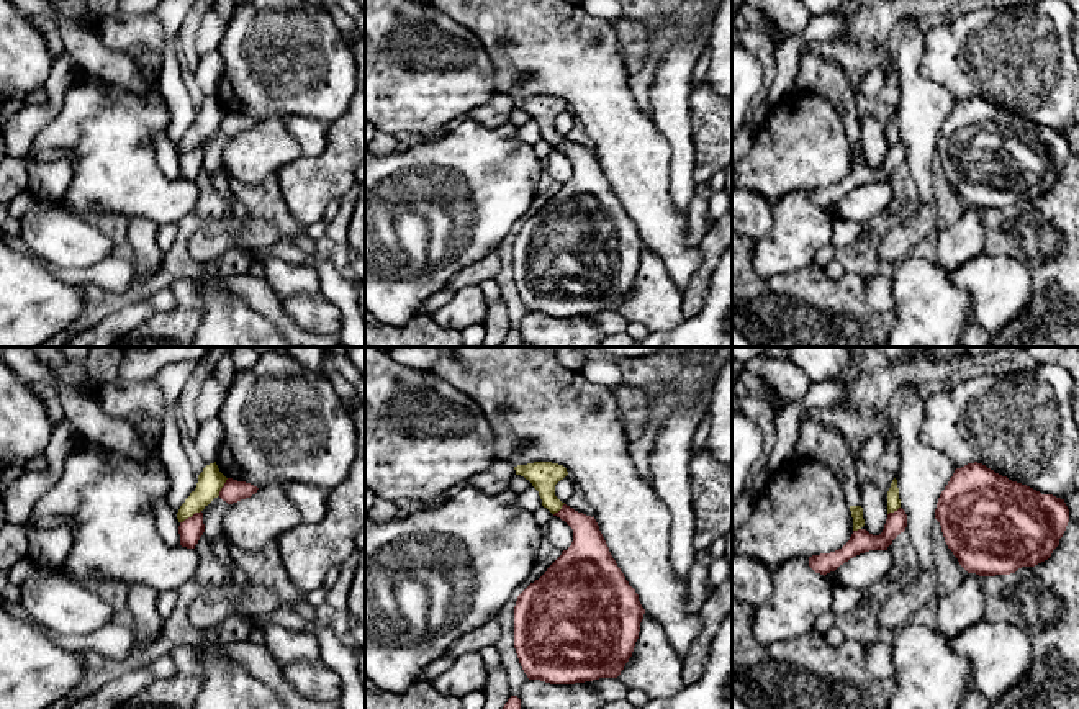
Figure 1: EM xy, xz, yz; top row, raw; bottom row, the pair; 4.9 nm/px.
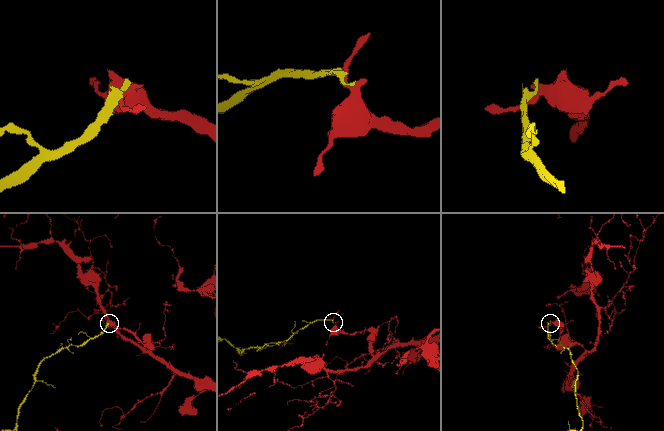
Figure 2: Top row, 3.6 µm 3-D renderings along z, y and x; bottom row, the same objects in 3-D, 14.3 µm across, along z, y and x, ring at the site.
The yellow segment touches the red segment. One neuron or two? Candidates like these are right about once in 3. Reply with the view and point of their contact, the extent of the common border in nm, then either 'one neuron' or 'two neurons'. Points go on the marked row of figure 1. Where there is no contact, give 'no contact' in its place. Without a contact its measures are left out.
xy (190, 516) | 120 nm | two neurons

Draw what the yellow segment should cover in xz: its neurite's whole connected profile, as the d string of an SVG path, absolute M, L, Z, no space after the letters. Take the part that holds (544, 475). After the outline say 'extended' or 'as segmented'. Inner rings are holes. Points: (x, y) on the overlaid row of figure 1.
M534 462L514 467L516 475L524 476L539 491L542 506L552 514L558 513L565 503L555 496L555 485L563 480L568 472L563 465L552 462Z; as segmented

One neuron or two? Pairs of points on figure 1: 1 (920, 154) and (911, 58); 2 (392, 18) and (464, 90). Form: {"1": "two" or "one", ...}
{"1": "one", "2": "one"}

